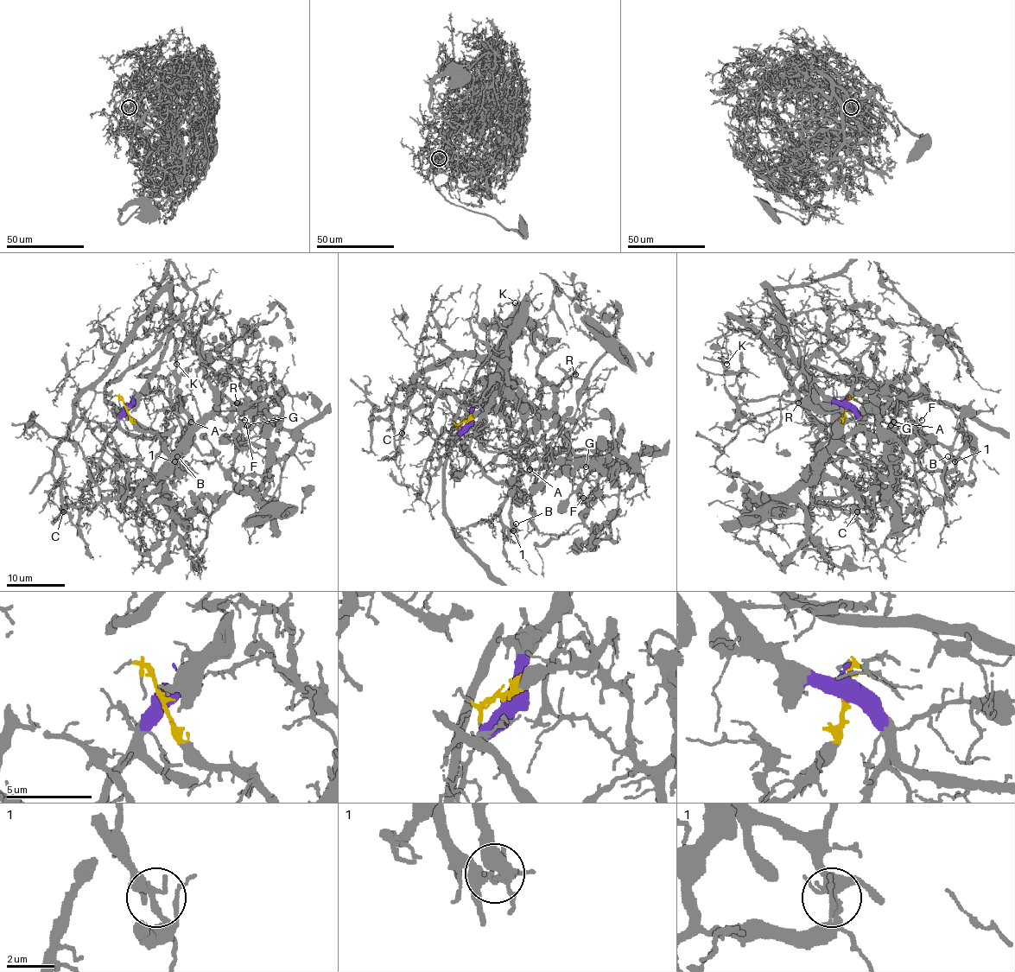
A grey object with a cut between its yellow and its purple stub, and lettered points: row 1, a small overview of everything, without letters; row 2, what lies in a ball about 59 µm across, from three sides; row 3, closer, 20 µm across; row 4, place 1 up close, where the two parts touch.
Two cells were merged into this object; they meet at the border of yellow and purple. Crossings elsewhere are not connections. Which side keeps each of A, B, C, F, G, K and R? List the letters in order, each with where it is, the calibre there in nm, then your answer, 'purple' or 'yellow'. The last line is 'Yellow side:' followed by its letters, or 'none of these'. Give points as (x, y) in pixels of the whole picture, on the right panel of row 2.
A: place (893, 422); calibre 200 nm; yellow
B: place (948, 456); calibre 120 nm; yellow
C: place (857, 511); calibre 170 nm; yellow
F: place (922, 420); calibre 170 nm; yellow
G: place (891, 425); calibre 80 nm; yellow
K: place (726, 364); calibre 160 nm; purple
R: place (798, 403); calibre 140 nm; yellow
Yellow side: A, B, C, F, G, R

